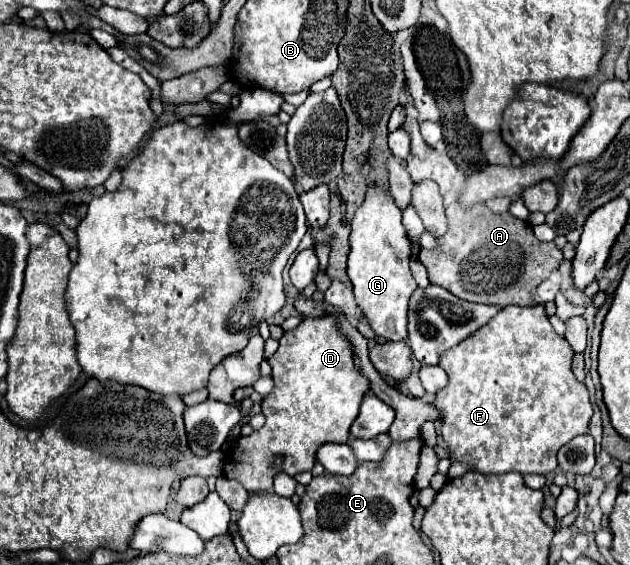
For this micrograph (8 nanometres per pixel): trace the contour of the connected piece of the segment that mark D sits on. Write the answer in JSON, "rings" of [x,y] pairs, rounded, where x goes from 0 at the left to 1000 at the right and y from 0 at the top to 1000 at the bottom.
{"rings":[[[527,558],[508,565],[483,561],[470,582],[454,586],[448,593],[444,614],[425,635],[425,642],[432,650],[435,692],[416,710],[416,731],[422,735],[422,749],[397,773],[381,773],[356,816],[356,844],[384,855],[384,862],[390,862],[394,873],[413,873],[413,869],[432,873],[432,848],[441,837],[467,844],[470,837],[492,834],[502,819],[502,795],[508,788],[514,788],[517,781],[549,784],[556,773],[556,752],[562,749],[575,703],[584,692],[584,674],[562,653],[559,614],[537,589]]]}

